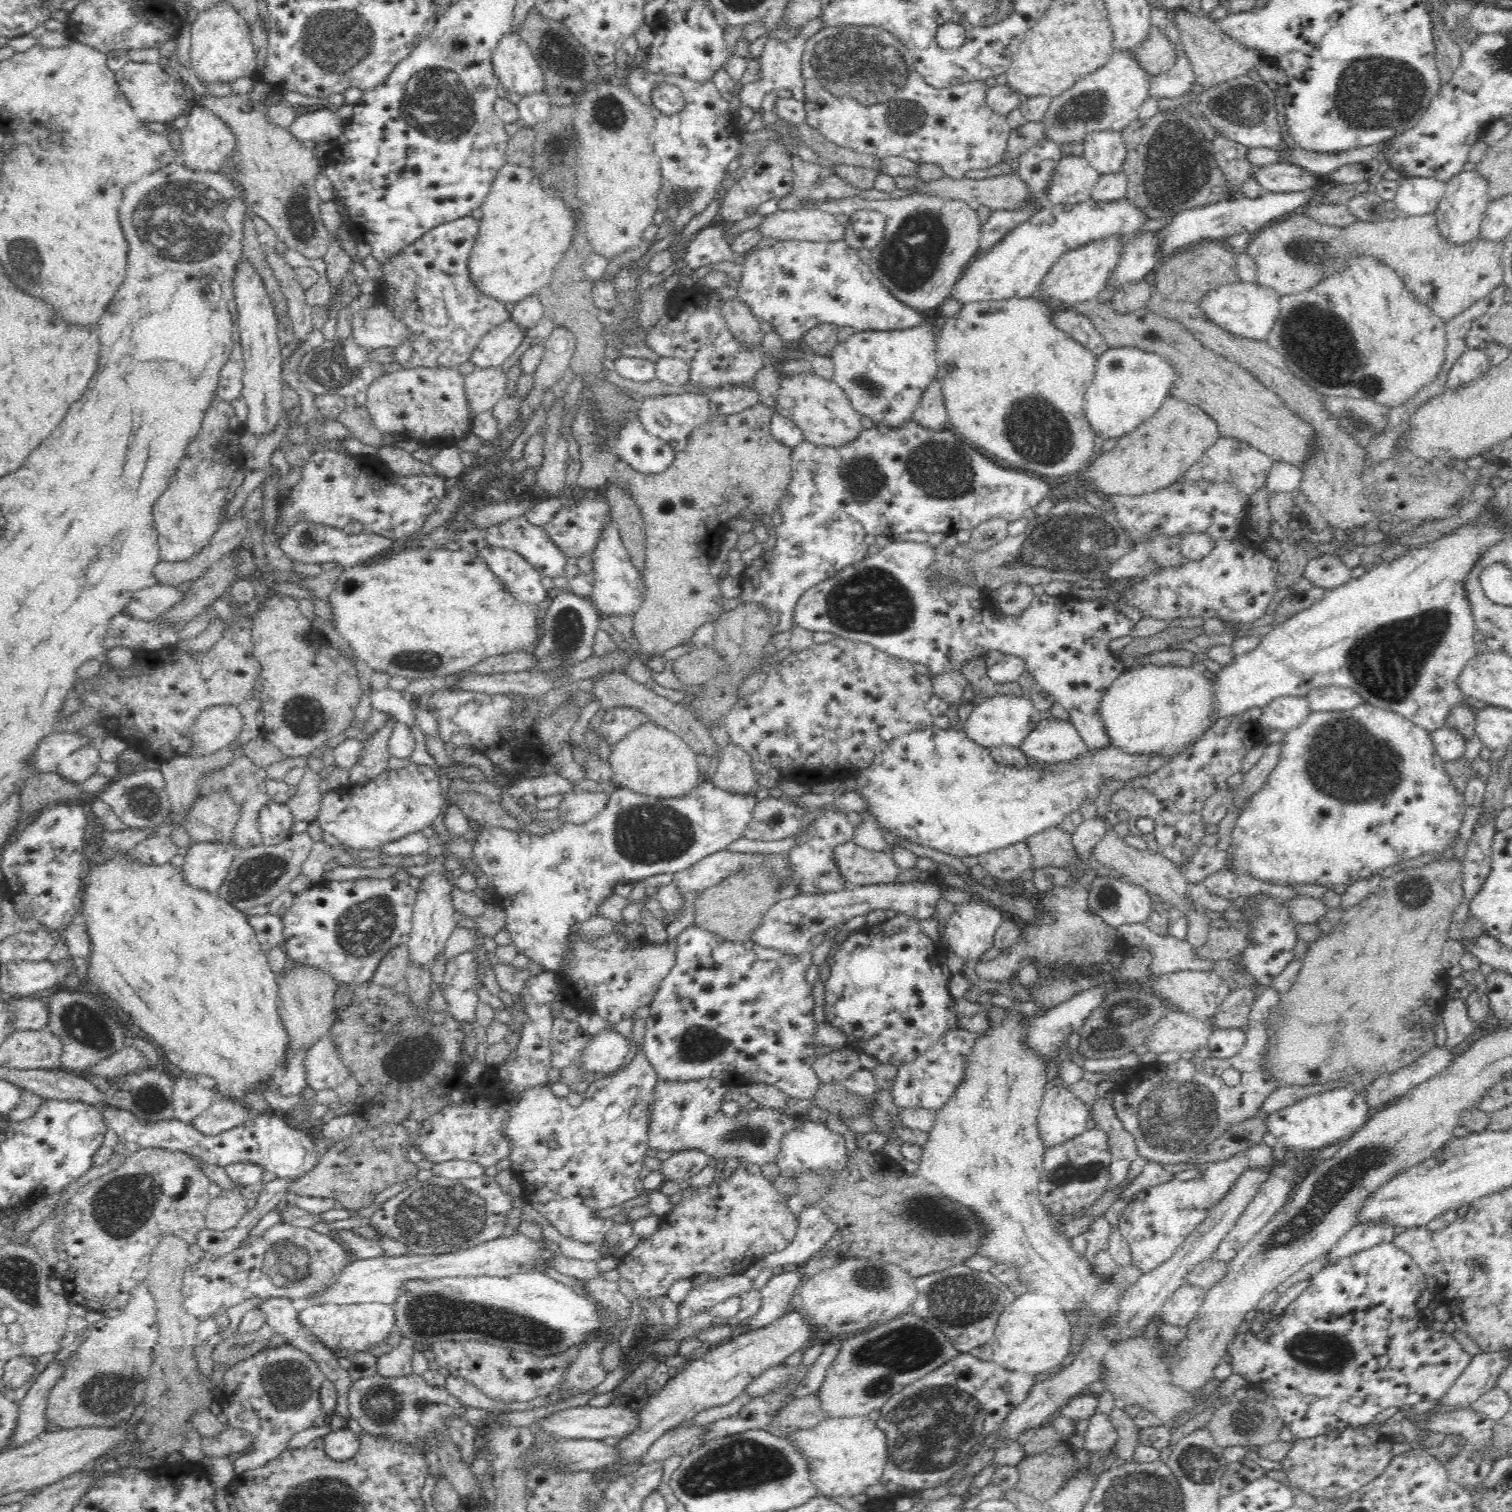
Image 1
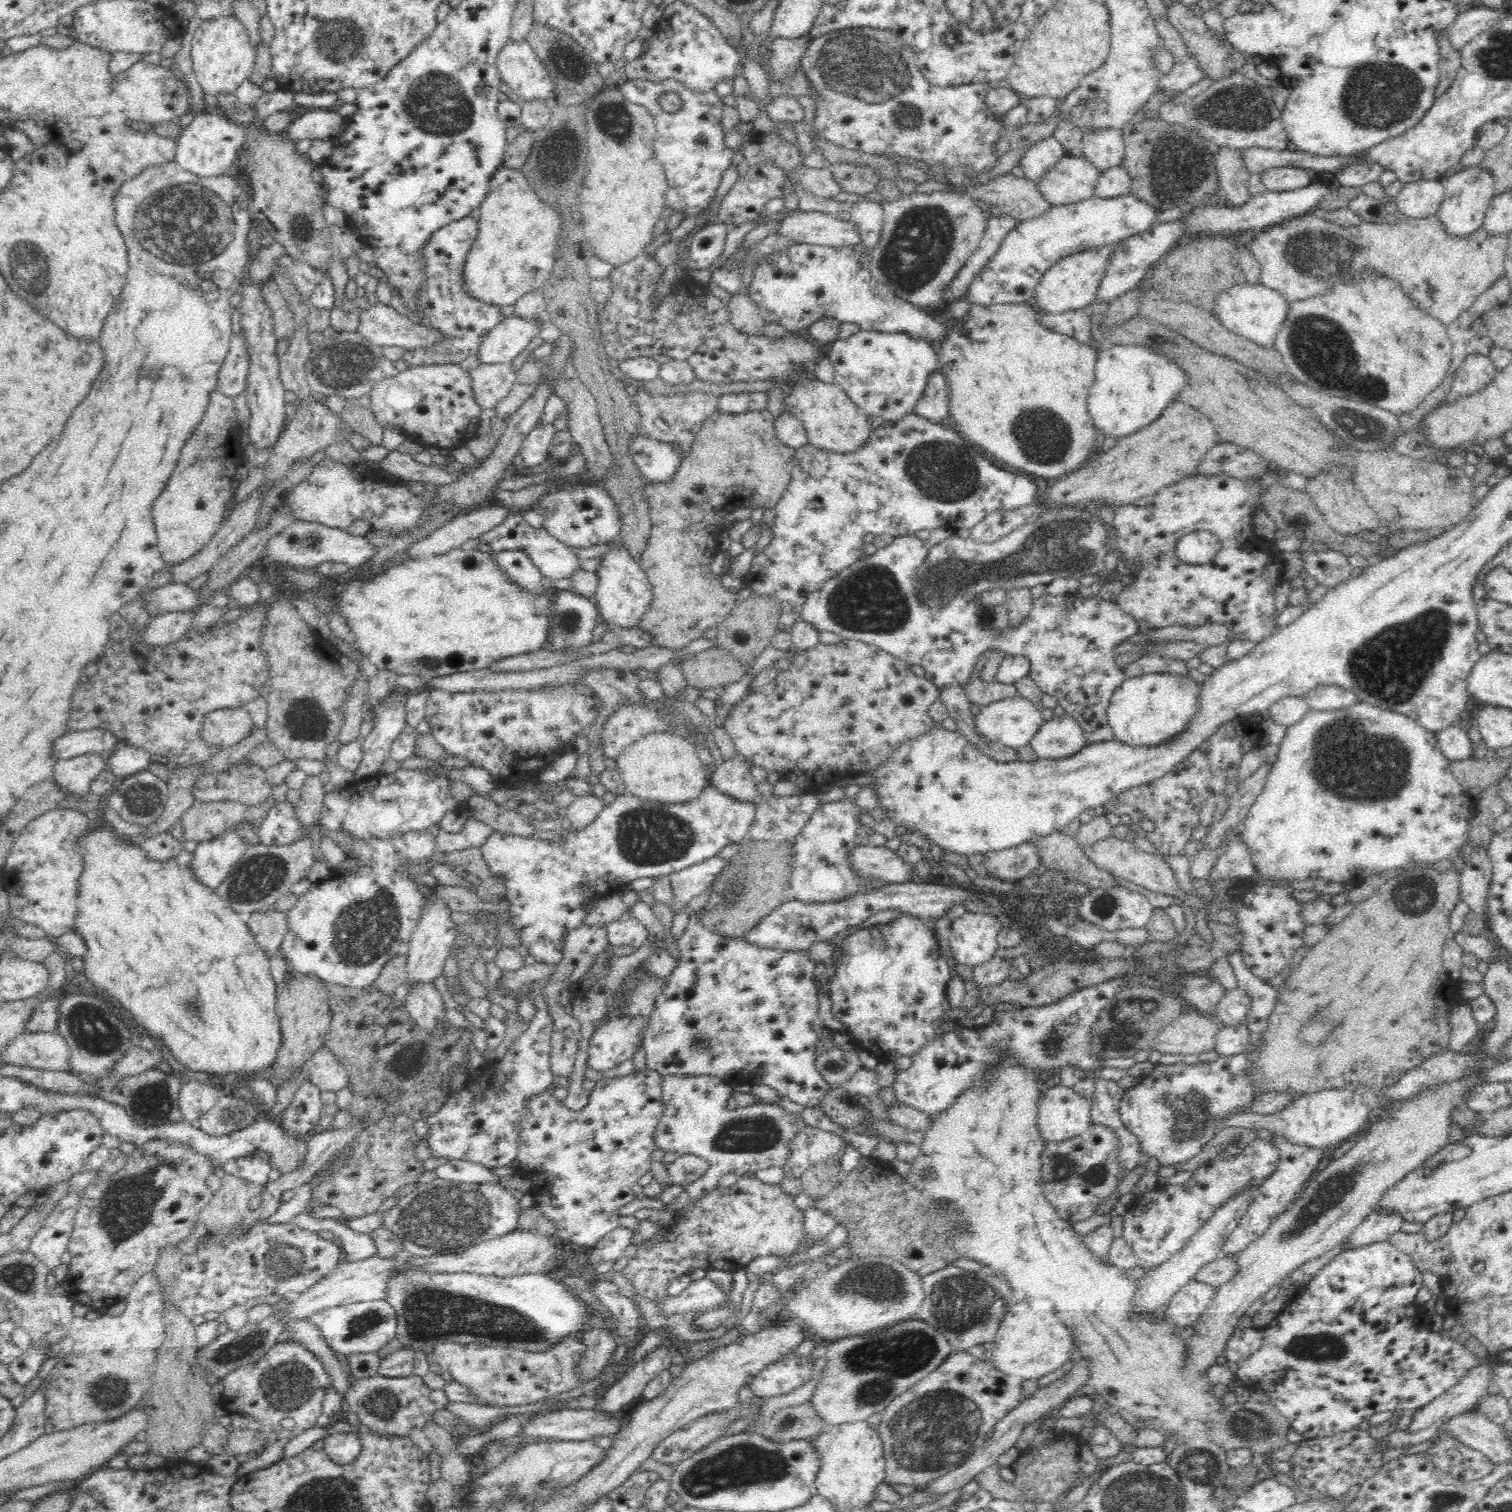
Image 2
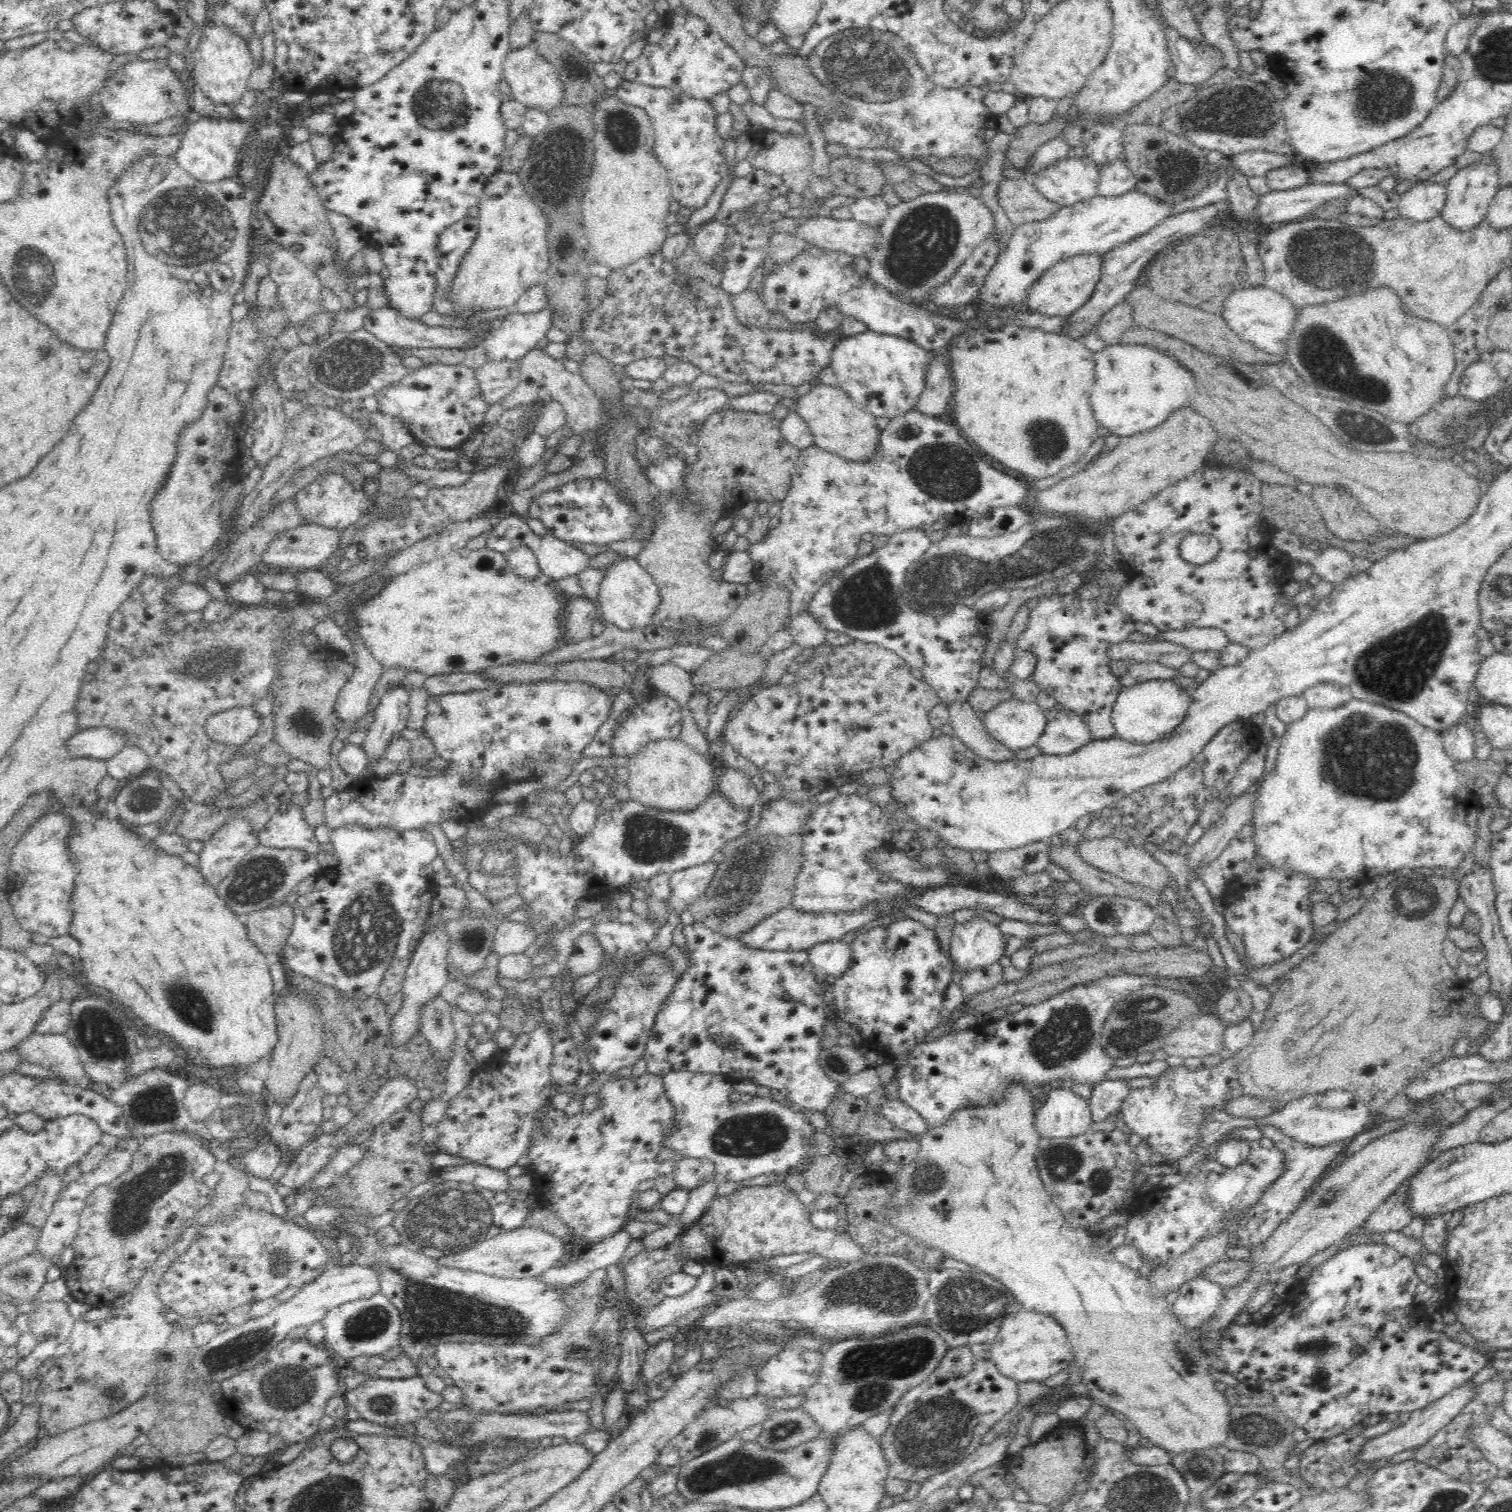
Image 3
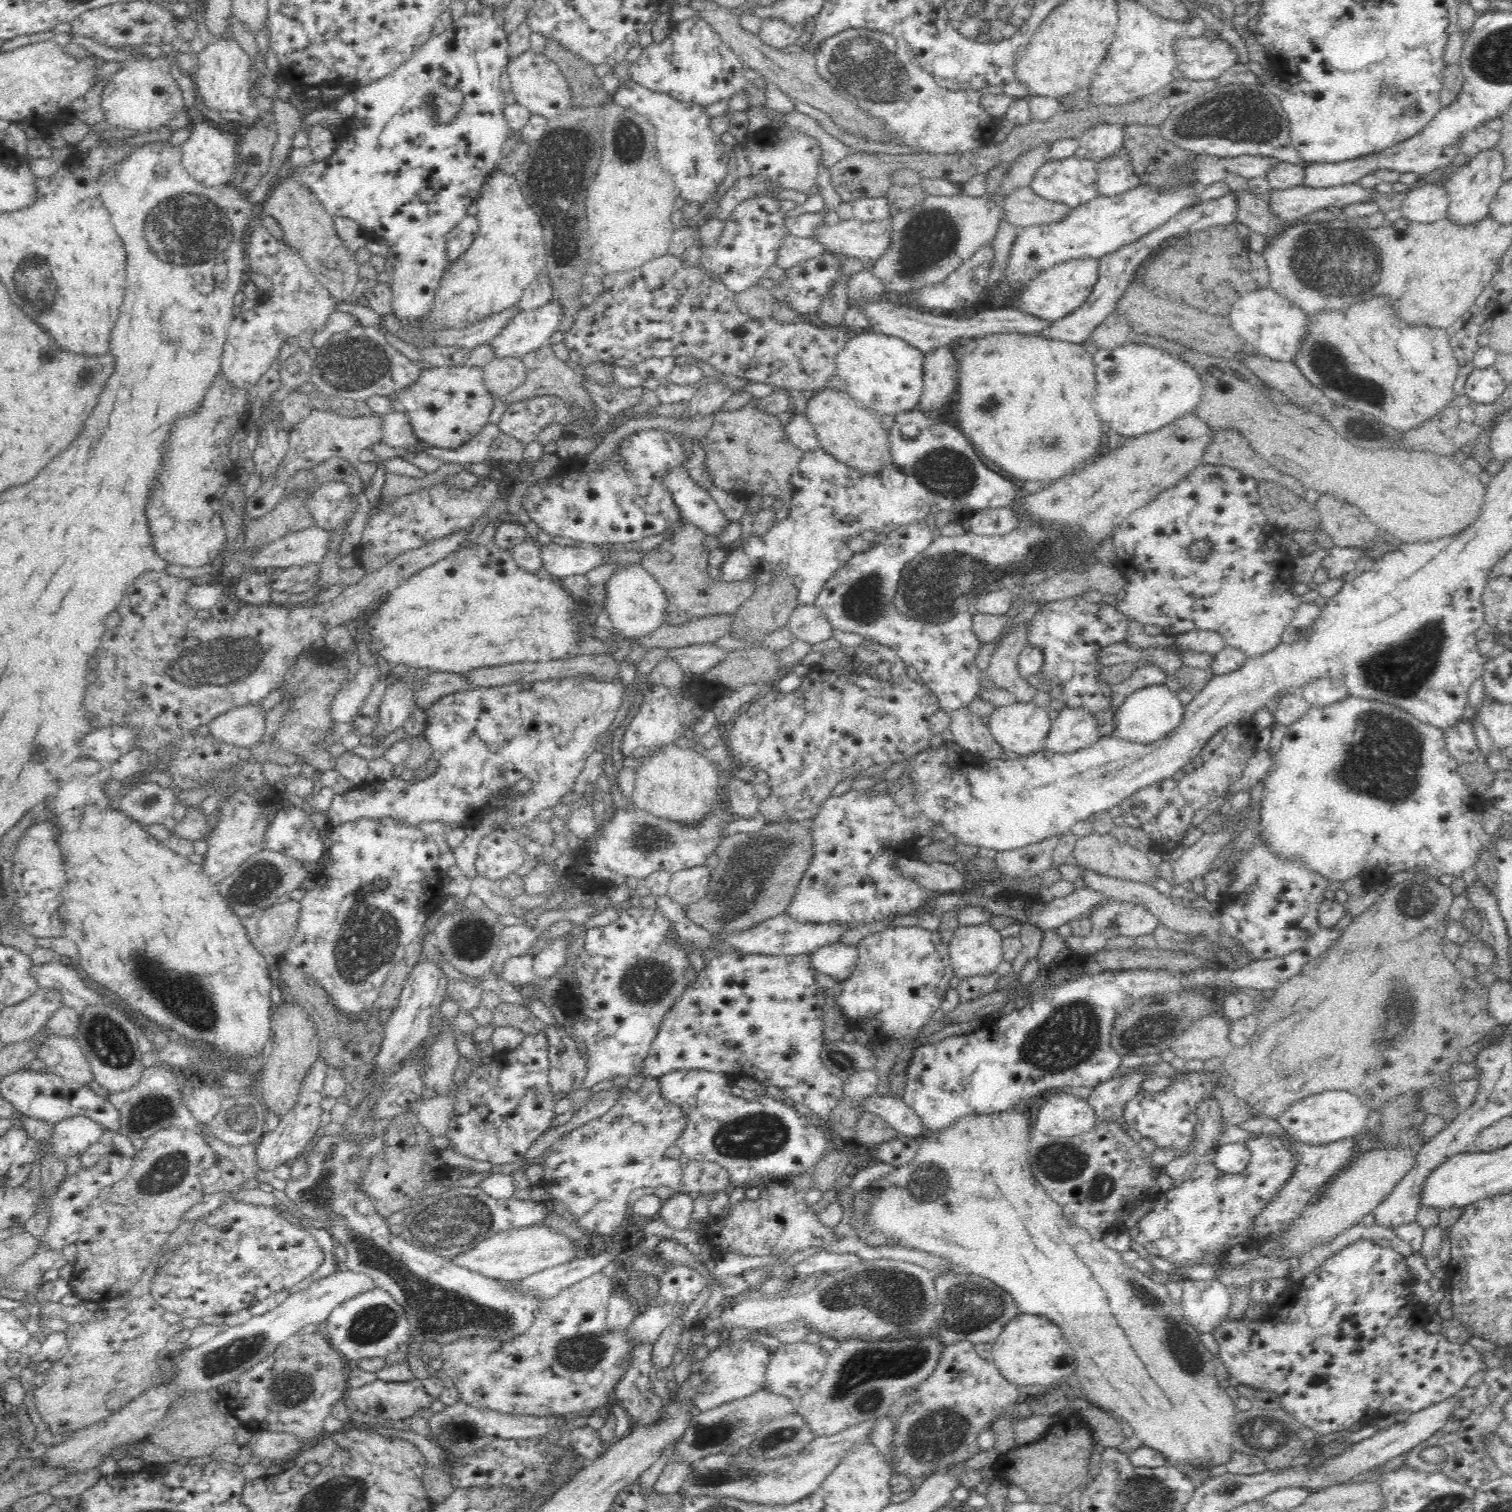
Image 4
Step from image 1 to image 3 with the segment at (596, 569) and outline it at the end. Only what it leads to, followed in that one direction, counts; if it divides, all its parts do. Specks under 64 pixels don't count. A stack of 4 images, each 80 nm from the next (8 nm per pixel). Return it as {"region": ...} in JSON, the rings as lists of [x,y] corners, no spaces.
{"region":[[[626,557],[616,561],[604,572],[604,580],[600,584],[599,596],[596,598],[602,621],[615,624],[622,630],[644,628],[652,622],[656,608],[660,606],[660,587],[650,573],[637,561],[636,557]]]}

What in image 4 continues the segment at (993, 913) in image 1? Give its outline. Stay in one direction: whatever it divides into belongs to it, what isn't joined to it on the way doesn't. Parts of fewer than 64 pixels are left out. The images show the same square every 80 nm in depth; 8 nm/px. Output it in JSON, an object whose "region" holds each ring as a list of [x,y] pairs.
{"region":[[[990,924],[960,926],[948,945],[958,978],[990,976],[1003,960],[1003,938]]]}

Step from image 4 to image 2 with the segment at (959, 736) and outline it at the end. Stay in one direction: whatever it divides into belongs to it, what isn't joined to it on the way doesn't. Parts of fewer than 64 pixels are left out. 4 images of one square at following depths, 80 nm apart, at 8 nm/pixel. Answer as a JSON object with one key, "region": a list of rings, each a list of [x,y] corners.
{"region":[[[950,684],[950,686],[944,686],[939,692],[940,696],[938,698],[946,705],[949,716],[955,720],[957,731],[963,734],[971,744],[990,758],[1000,762],[1019,759],[1016,749],[1012,750],[1014,756],[1008,756],[1004,746],[988,741],[988,737],[980,735],[980,732],[976,730],[976,719],[970,711],[971,703],[968,701],[964,686]]]}

